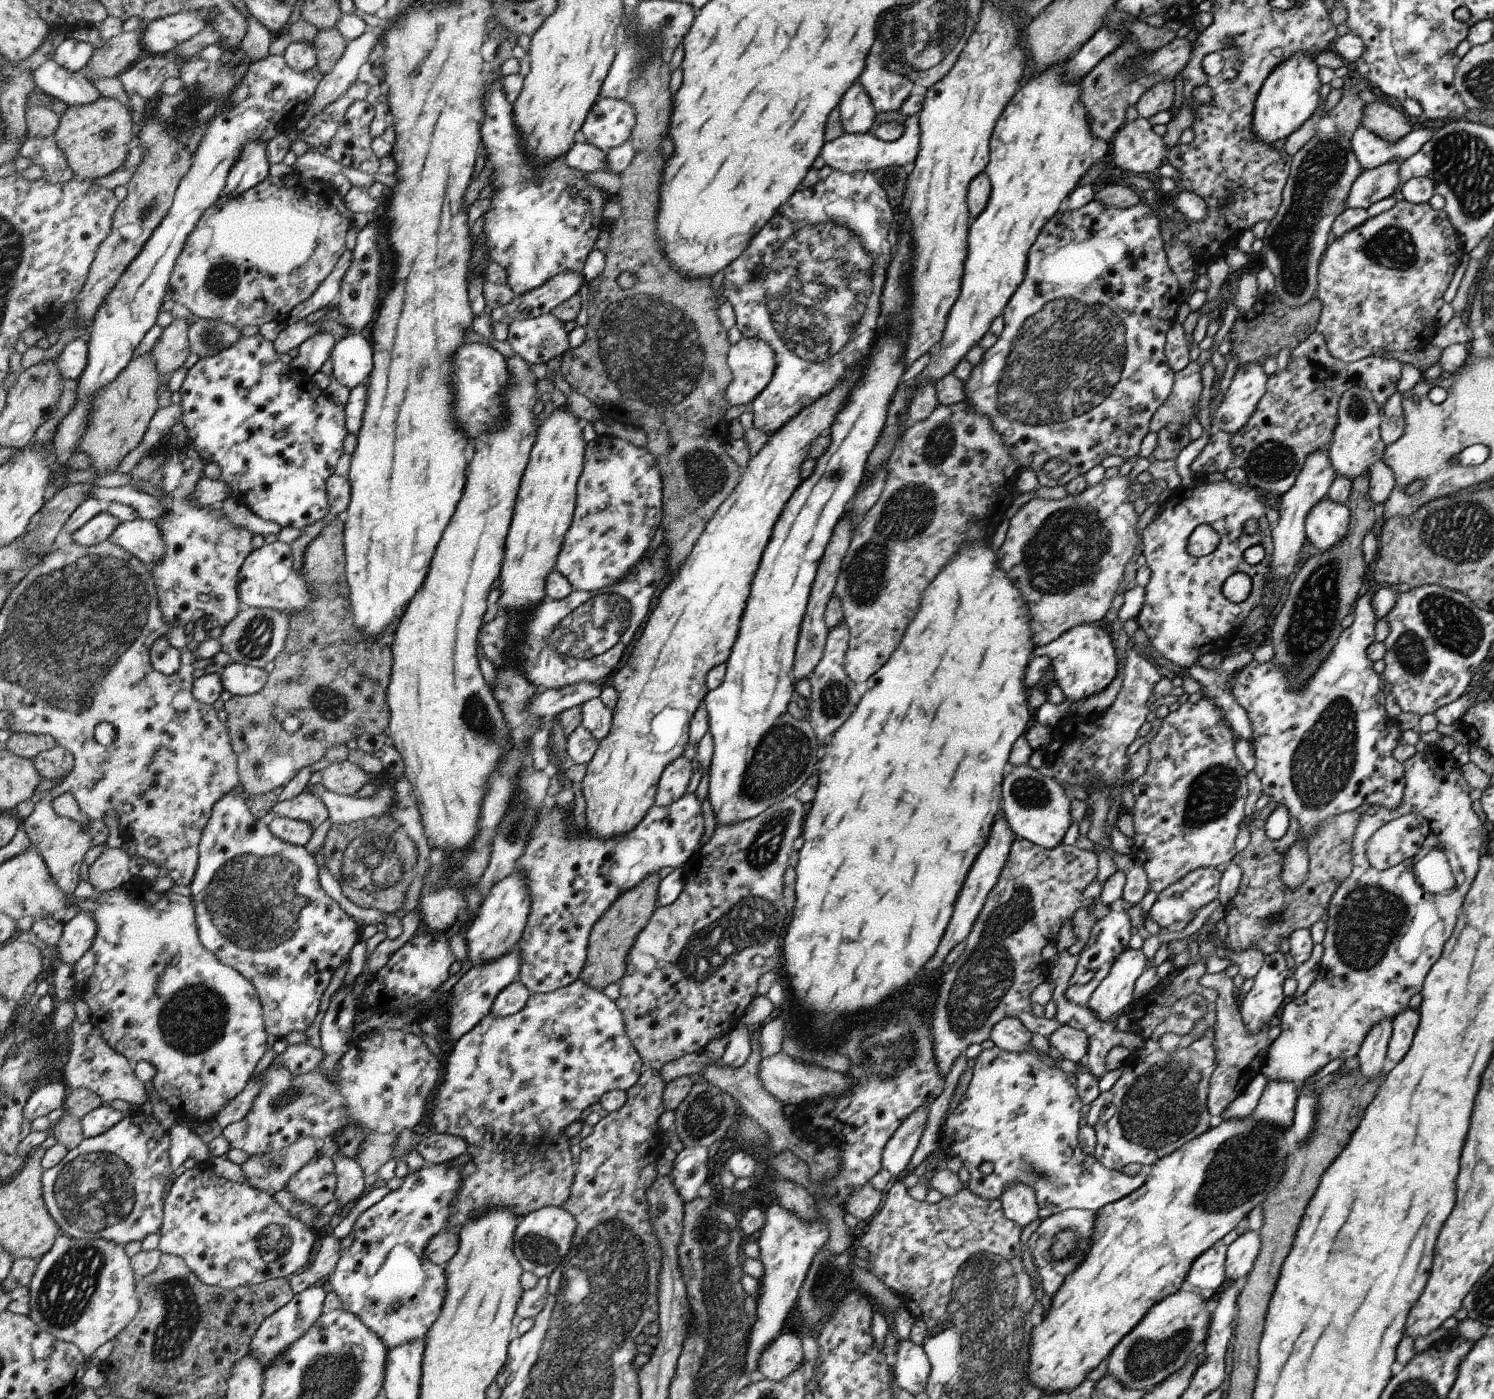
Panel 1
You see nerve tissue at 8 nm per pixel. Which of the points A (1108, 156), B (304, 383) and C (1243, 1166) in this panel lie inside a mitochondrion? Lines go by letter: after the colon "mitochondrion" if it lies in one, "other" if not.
A: other
B: other
C: mitochondrion

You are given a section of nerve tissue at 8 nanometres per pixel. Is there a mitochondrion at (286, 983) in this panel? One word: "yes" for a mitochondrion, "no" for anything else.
no

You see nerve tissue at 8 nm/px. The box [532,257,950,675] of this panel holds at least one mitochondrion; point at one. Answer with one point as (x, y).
(669, 375)

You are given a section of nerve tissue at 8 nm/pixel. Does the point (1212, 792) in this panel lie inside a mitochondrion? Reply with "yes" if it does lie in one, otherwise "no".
yes

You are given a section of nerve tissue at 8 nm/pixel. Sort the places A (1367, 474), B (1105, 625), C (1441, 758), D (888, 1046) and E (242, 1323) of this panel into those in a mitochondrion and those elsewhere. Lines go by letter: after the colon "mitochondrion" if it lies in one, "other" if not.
A: other
B: other
C: other
D: mitochondrion
E: other

